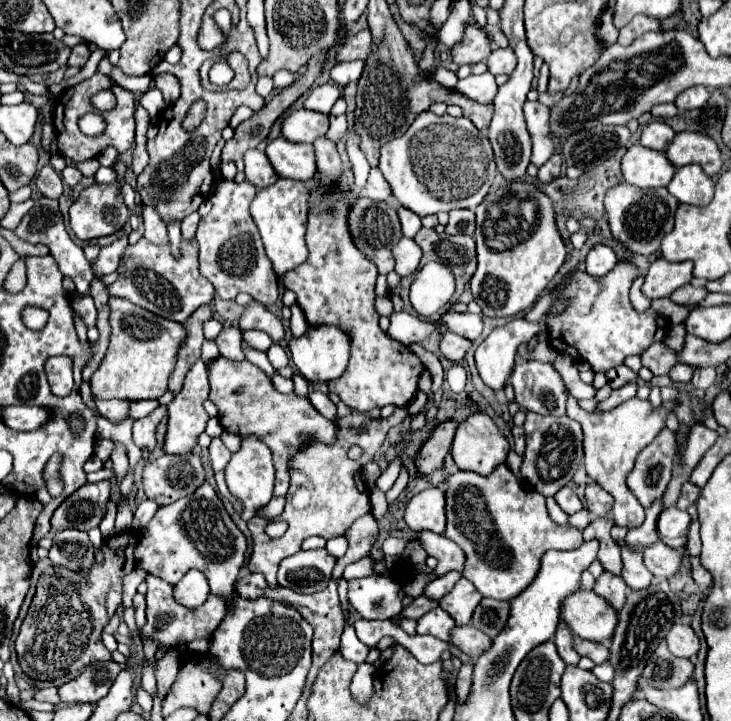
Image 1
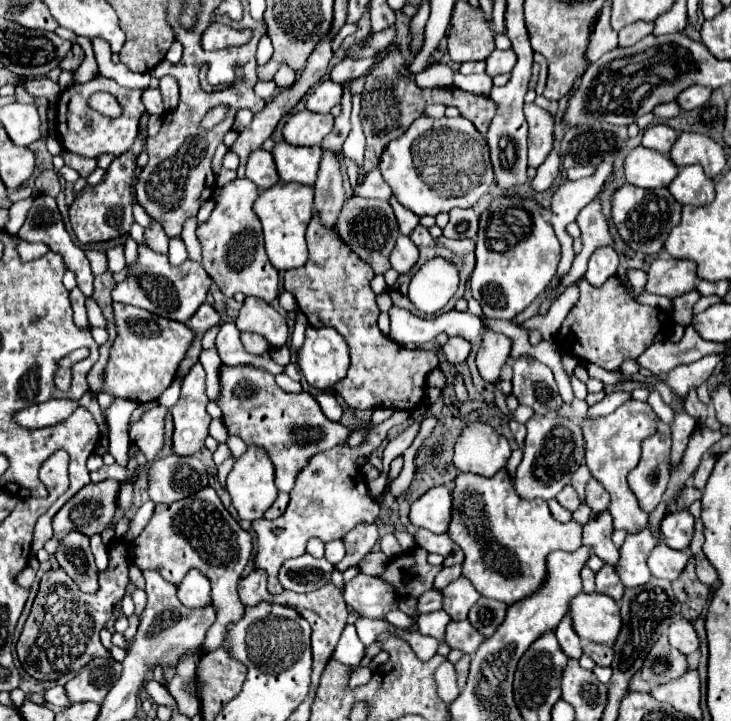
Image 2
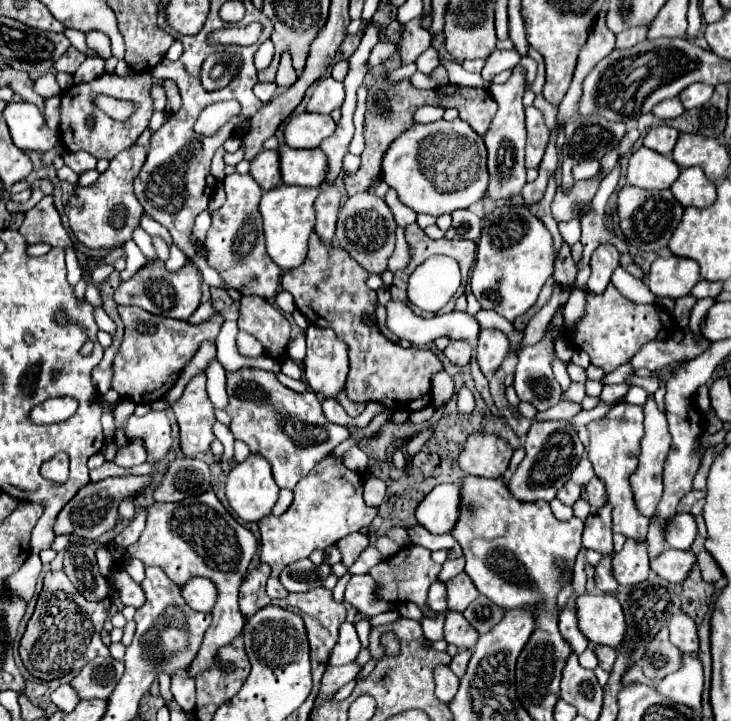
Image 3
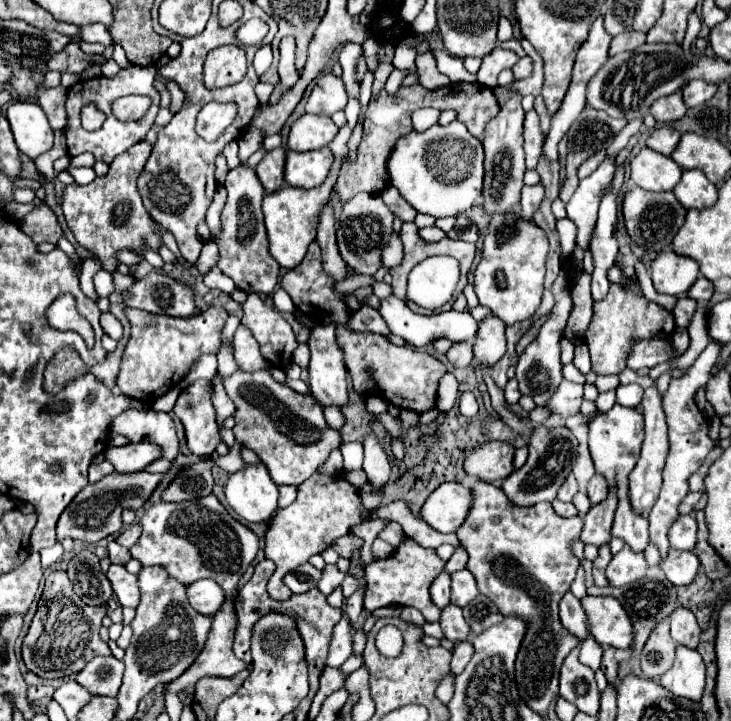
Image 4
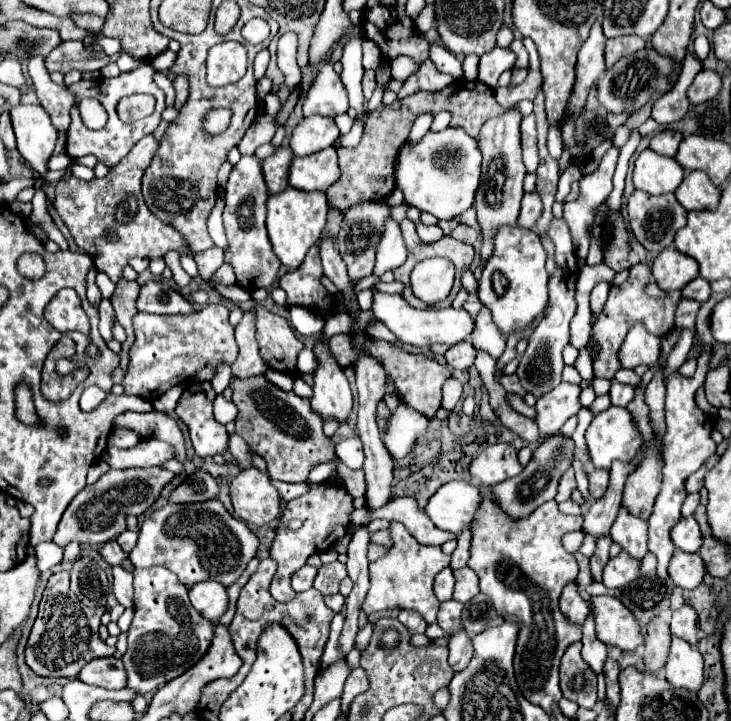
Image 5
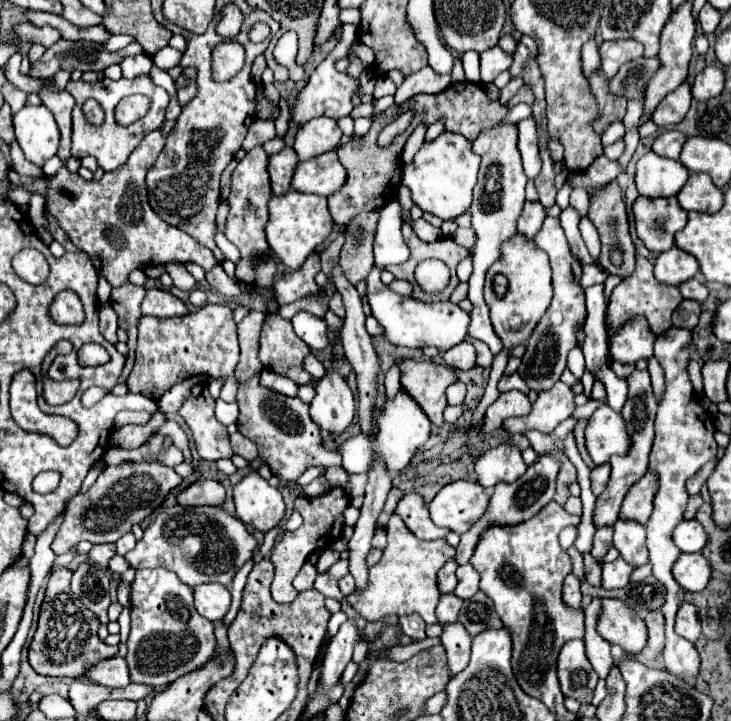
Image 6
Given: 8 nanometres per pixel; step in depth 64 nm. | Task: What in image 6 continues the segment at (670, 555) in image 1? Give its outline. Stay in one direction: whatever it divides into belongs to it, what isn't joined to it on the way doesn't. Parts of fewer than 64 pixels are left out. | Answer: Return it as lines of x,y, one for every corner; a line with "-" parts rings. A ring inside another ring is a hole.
698,552
698,554
680,554
676,564
672,566
672,574
684,590
698,592
708,584
712,570
708,560

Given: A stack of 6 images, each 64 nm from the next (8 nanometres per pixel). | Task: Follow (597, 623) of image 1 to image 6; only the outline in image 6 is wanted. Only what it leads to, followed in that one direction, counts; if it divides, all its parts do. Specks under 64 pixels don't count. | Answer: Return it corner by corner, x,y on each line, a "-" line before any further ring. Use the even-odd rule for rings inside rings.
602,598
598,632
604,640
618,644
628,654
638,654
648,640
644,620
616,598

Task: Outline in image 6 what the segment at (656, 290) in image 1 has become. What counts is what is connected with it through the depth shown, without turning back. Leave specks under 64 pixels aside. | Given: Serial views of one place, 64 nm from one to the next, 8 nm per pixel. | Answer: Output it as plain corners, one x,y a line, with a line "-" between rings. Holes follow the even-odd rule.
670,248
656,258
654,276
660,284
680,286
698,272
698,262
692,254
682,252
680,248

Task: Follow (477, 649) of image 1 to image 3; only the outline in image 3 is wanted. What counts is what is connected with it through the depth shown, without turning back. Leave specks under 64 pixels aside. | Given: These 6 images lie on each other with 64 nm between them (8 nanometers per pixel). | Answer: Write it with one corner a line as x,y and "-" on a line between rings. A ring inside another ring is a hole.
446,612
444,624
444,640
448,644
458,646
460,650
472,650
480,634
468,624
468,620
458,612

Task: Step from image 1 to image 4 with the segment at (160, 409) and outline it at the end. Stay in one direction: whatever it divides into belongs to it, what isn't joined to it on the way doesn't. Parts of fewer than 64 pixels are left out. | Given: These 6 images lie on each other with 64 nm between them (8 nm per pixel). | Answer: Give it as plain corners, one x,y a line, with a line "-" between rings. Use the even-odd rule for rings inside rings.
130,408
113,419
112,432
126,436
130,442
156,444
162,452
162,458
174,460
178,456
176,428
166,412

